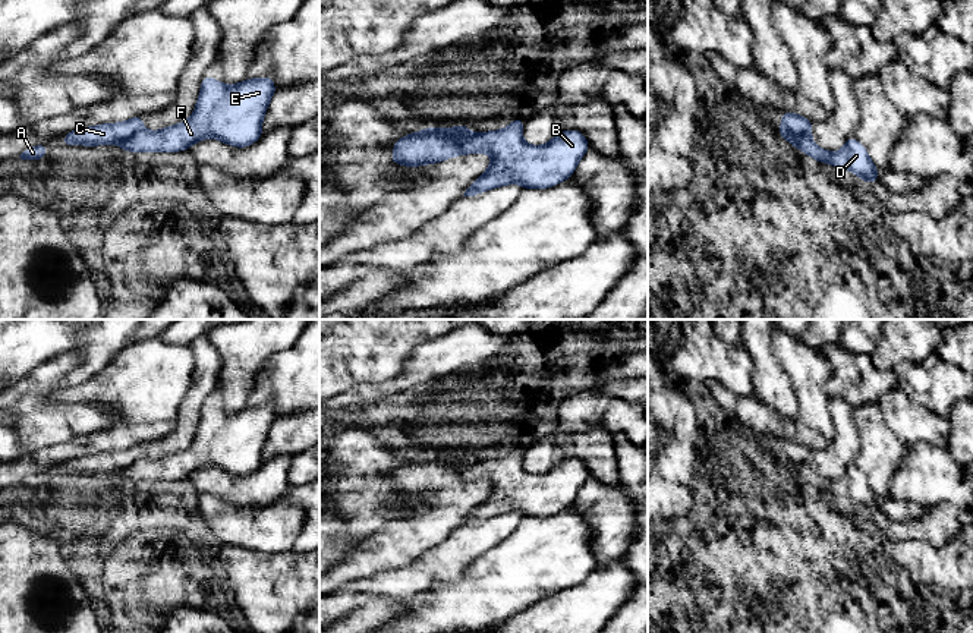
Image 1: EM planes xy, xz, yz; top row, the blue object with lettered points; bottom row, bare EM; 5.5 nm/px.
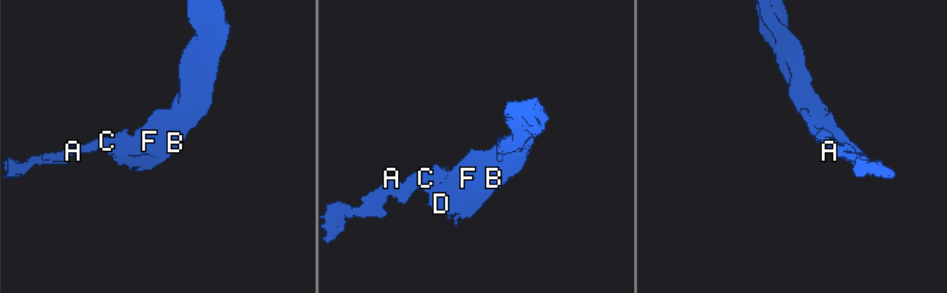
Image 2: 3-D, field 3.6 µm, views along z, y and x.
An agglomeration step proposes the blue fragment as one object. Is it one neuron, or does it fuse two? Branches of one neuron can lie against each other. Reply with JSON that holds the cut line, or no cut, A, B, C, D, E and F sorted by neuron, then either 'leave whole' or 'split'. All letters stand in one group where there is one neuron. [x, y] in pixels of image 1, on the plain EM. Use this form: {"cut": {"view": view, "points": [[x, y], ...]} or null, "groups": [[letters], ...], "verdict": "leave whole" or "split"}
{"cut": {"view": "xy", "points": [[141, 456], [119, 472]]}, "groups": [["A", "C"], ["B", "D", "E", "F"]], "verdict": "split"}

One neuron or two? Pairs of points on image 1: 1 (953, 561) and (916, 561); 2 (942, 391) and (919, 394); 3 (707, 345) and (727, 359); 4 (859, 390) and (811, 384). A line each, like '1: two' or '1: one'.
1: one
2: one
3: one
4: two

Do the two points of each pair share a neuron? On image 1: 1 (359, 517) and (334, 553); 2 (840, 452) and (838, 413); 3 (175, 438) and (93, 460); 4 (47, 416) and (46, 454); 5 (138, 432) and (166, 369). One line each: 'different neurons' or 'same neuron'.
1: different neurons
2: same neuron
3: same neuron
4: different neurons
5: different neurons

